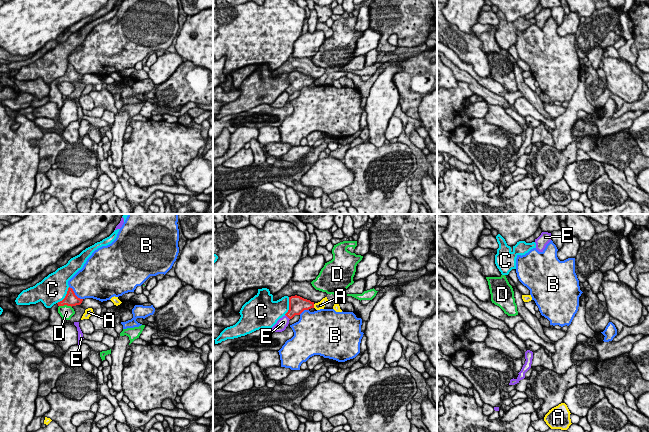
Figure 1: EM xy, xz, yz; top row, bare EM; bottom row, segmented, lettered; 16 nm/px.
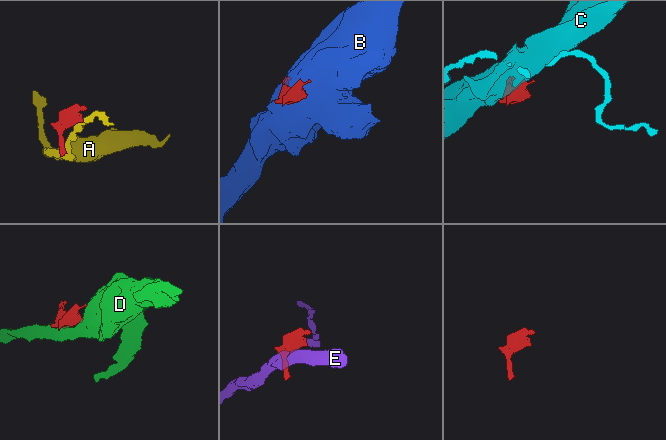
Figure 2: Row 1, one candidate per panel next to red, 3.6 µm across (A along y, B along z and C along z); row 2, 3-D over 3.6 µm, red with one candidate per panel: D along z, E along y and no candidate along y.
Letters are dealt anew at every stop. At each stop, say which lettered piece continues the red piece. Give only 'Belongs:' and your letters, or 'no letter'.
Belongs: no letter

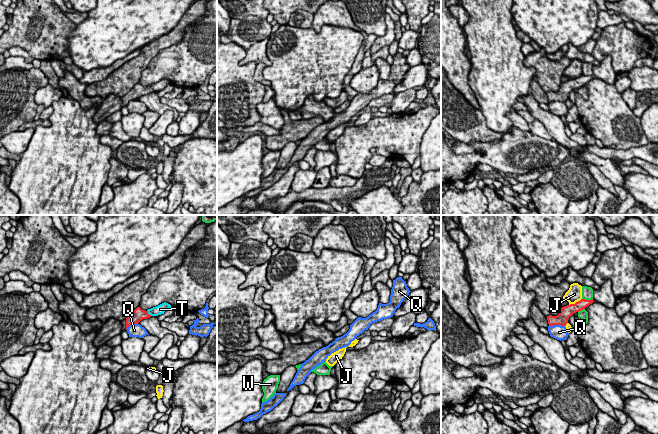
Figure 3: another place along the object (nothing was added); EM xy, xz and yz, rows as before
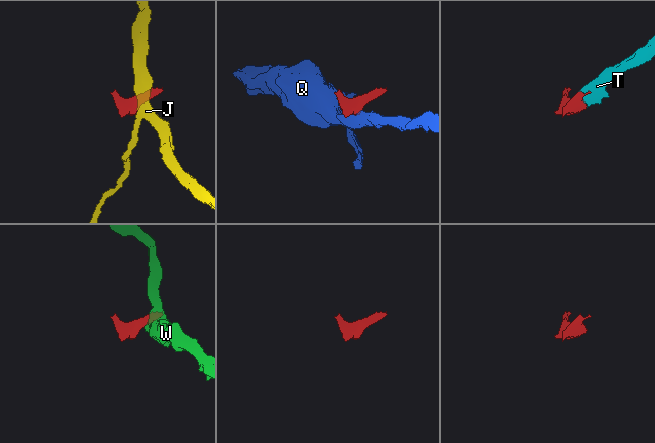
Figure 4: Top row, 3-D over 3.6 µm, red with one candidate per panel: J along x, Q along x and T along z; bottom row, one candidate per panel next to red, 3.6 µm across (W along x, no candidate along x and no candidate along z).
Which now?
Belongs: T

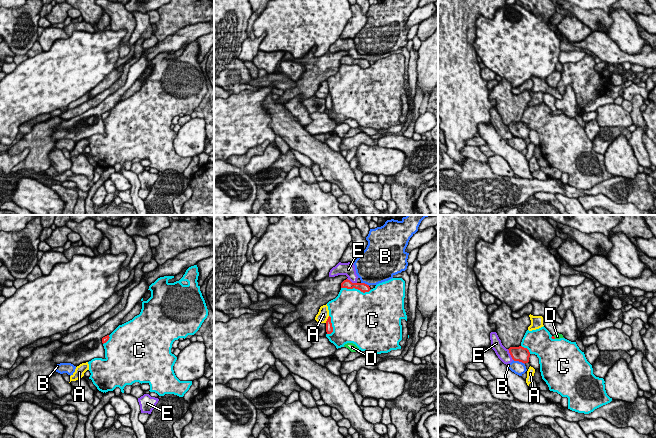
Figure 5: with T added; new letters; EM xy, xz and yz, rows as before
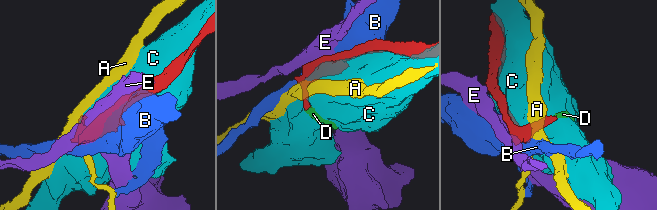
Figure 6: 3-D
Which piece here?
Belongs: D

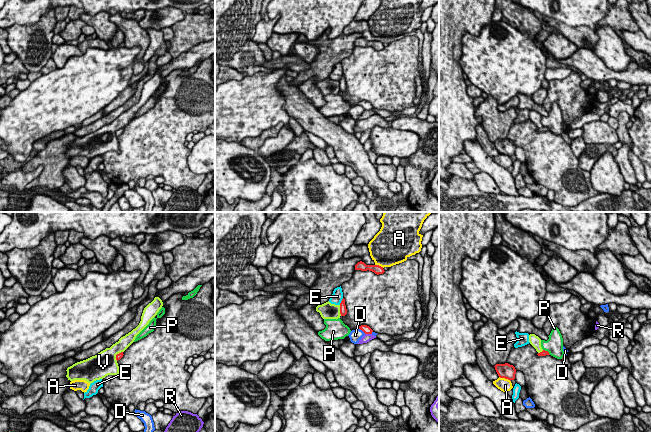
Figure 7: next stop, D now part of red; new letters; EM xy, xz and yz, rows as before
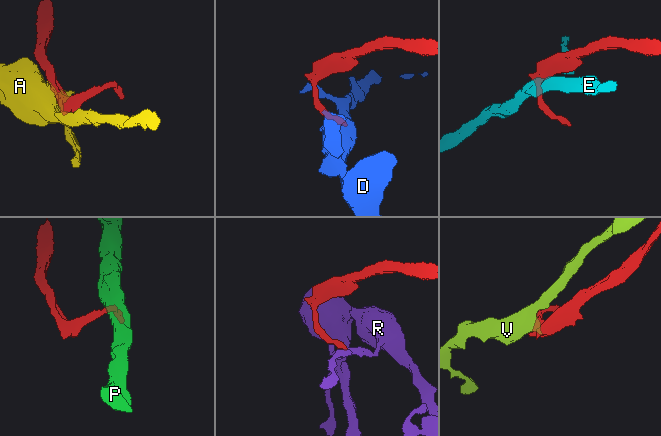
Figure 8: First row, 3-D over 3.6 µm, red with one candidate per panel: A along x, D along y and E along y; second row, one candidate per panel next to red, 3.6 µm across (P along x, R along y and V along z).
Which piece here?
Belongs: no letter

